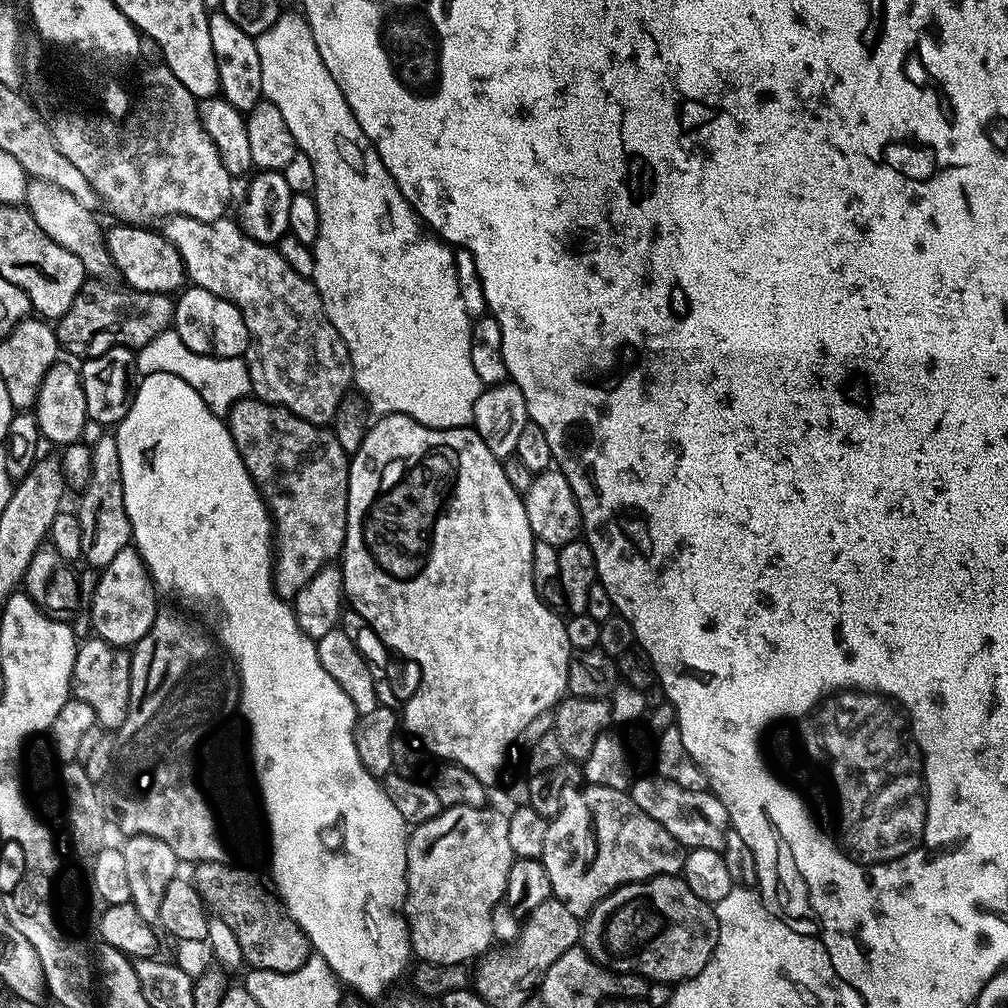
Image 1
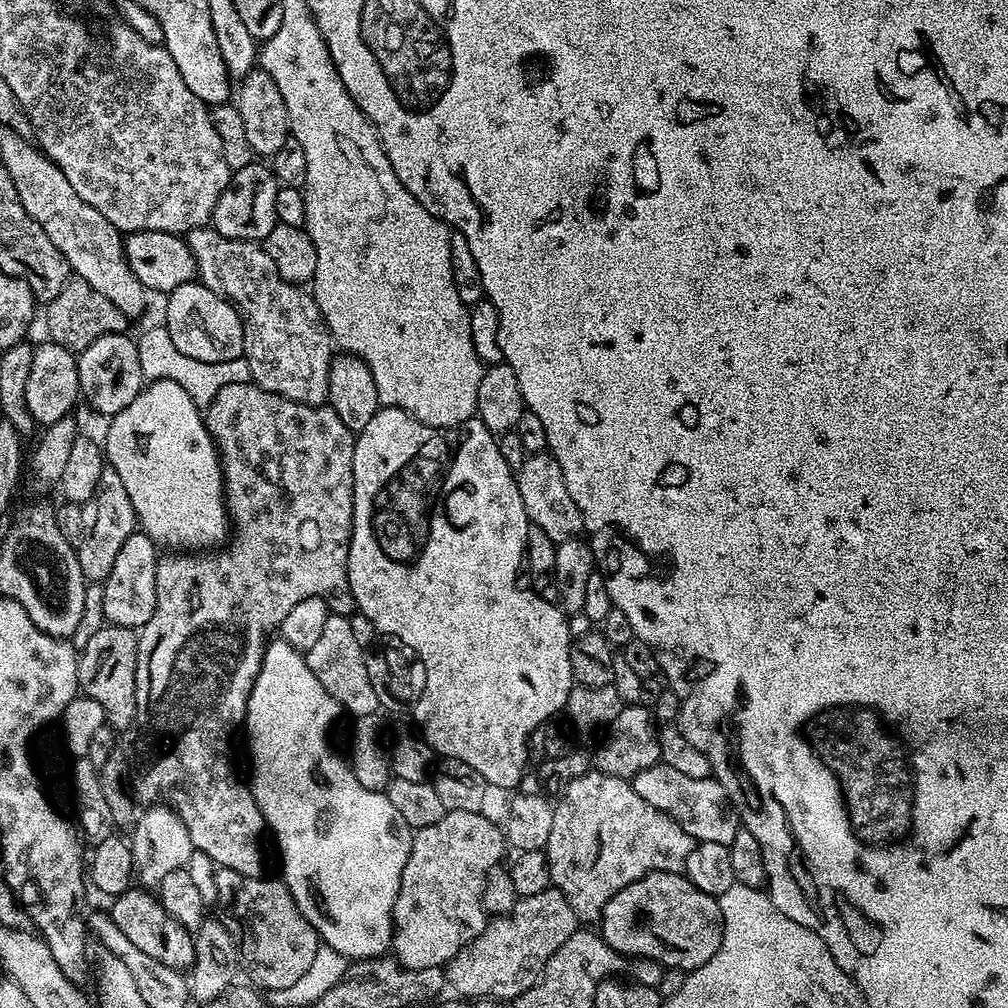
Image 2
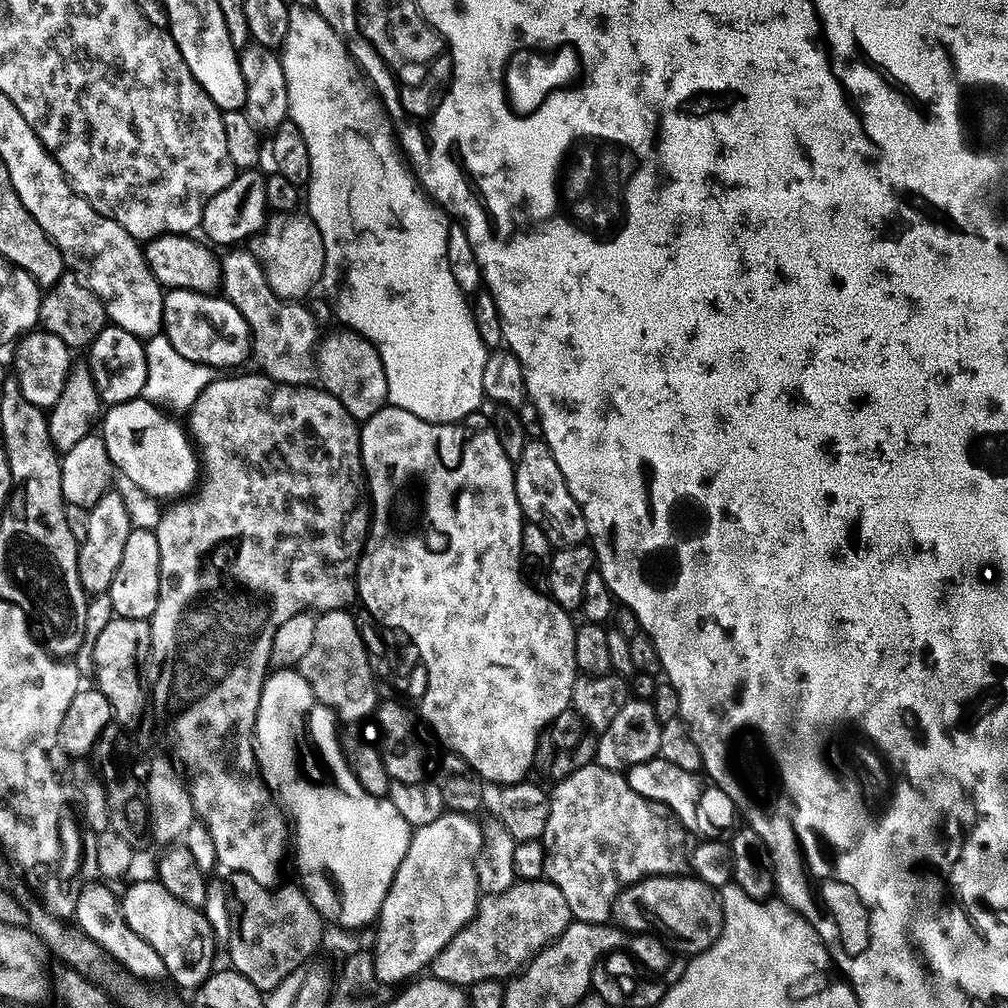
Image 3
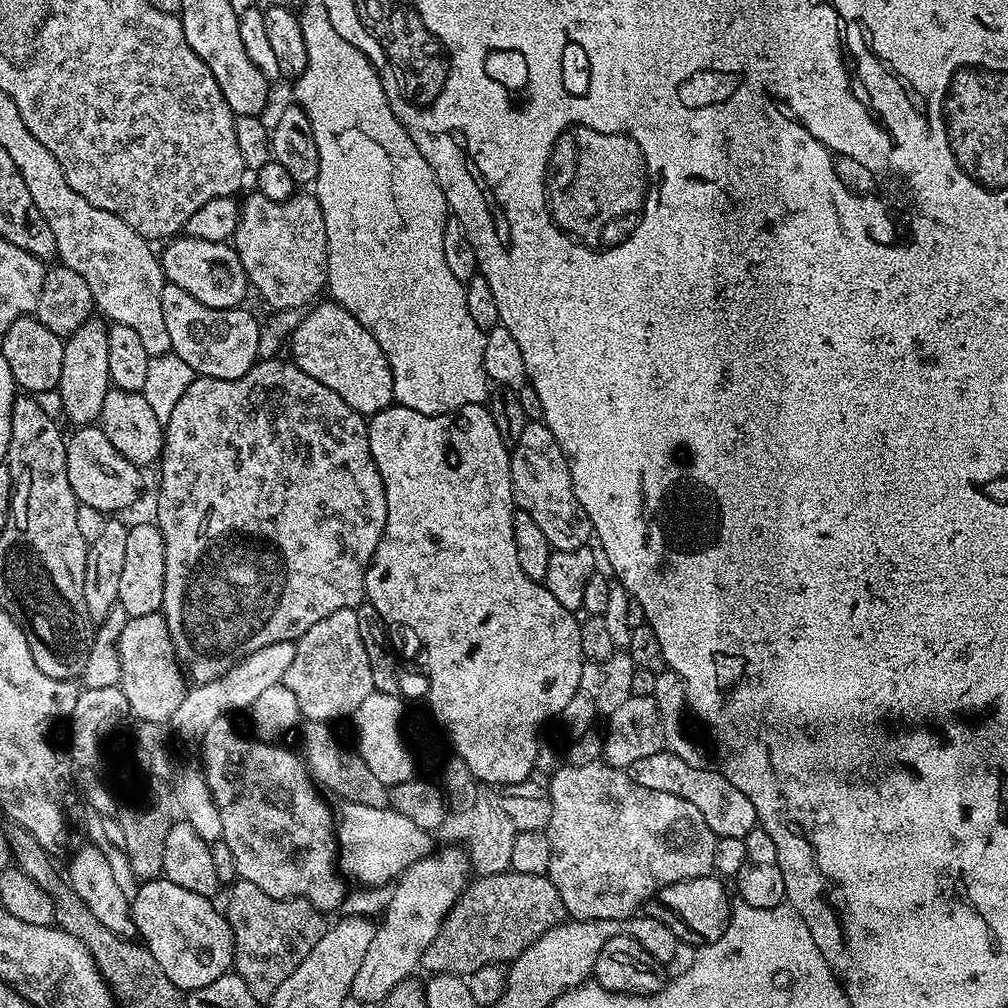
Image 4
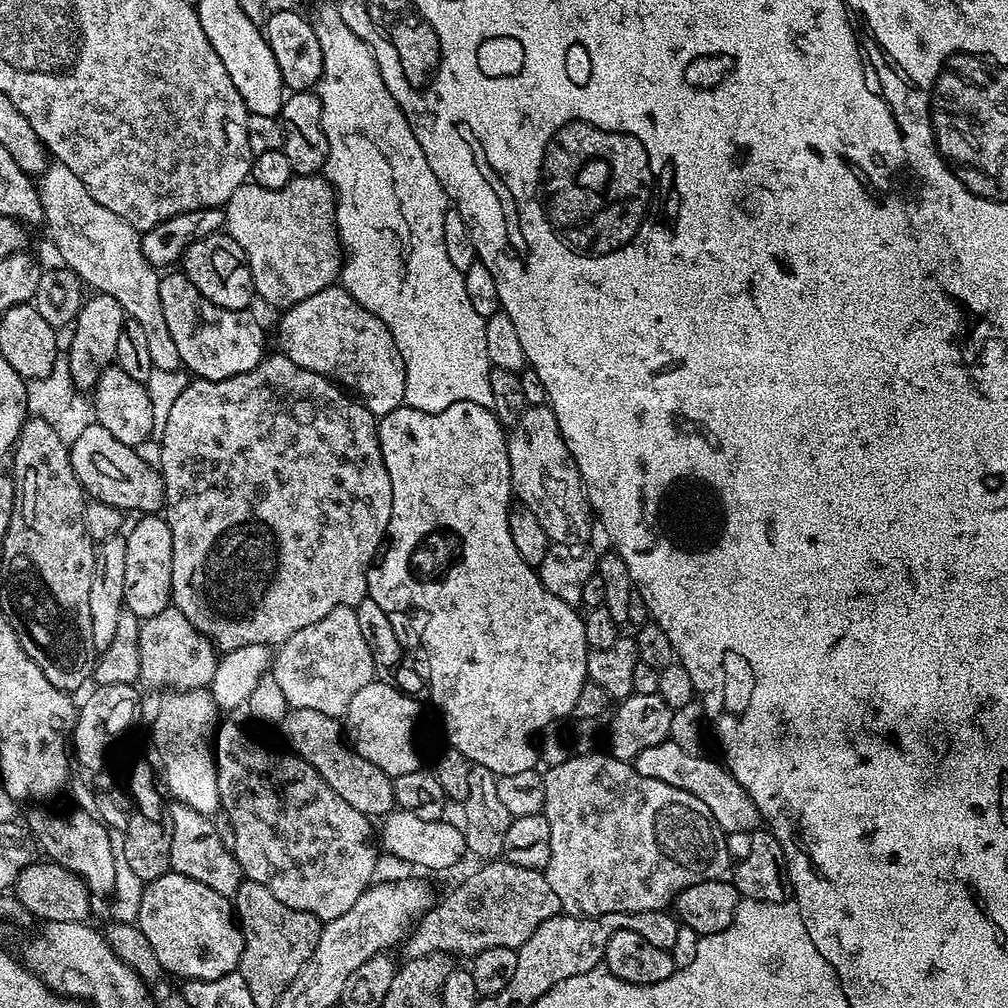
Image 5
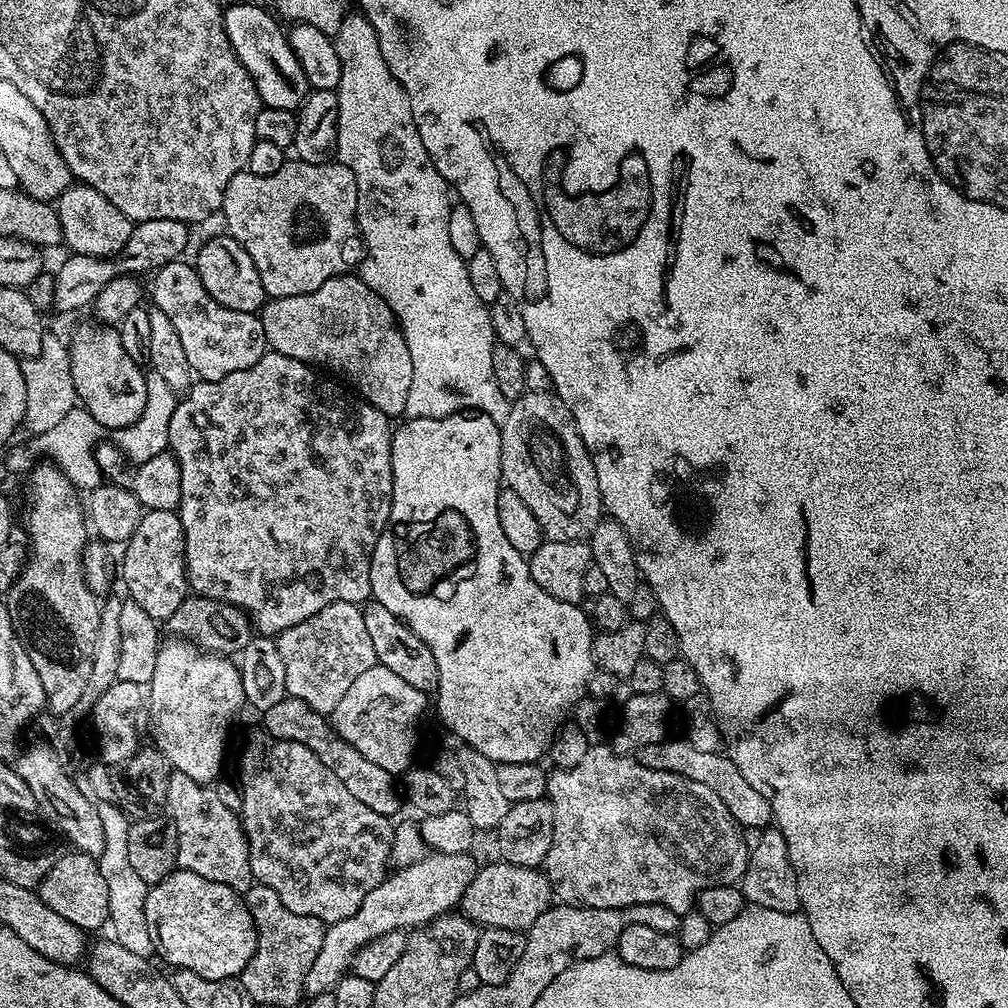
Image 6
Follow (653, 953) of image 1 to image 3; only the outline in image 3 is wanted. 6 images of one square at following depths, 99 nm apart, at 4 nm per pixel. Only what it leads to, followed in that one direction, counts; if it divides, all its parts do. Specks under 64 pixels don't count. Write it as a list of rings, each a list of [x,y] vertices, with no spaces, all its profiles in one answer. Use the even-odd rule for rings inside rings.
[[[692,874],[647,876],[639,884],[632,884],[617,894],[612,915],[619,927],[630,932],[642,932],[646,928],[644,908],[688,954],[705,952],[724,929],[724,906],[720,903],[717,889],[696,879]]]

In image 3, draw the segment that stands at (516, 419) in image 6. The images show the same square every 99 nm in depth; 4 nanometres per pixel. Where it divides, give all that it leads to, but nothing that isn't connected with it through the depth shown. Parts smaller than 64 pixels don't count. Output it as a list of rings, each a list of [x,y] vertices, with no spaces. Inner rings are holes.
[[[532,438],[527,441],[521,457],[514,462],[514,471],[516,497],[525,521],[538,526],[552,543],[553,549],[572,548],[589,539],[580,504],[574,502],[574,494],[570,494],[566,478],[562,478],[562,470],[558,470],[558,462],[554,462],[554,454],[543,438]]]

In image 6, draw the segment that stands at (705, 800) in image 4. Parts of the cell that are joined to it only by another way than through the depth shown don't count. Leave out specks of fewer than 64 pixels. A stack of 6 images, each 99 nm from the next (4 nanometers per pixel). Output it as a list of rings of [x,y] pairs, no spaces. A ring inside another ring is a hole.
[[[669,738],[662,742],[654,742],[654,746],[642,746],[638,759],[642,766],[650,766],[650,770],[673,772],[682,778],[702,782],[702,786],[714,790],[714,794],[722,798],[726,810],[741,829],[765,829],[773,823],[772,808],[766,798],[762,798],[762,794],[758,794],[758,790],[754,790],[754,786],[750,786],[746,778],[742,778],[742,770],[738,770],[738,766],[734,766],[732,759],[723,751],[706,754],[702,750],[694,750],[694,746],[690,746],[683,738]]]

